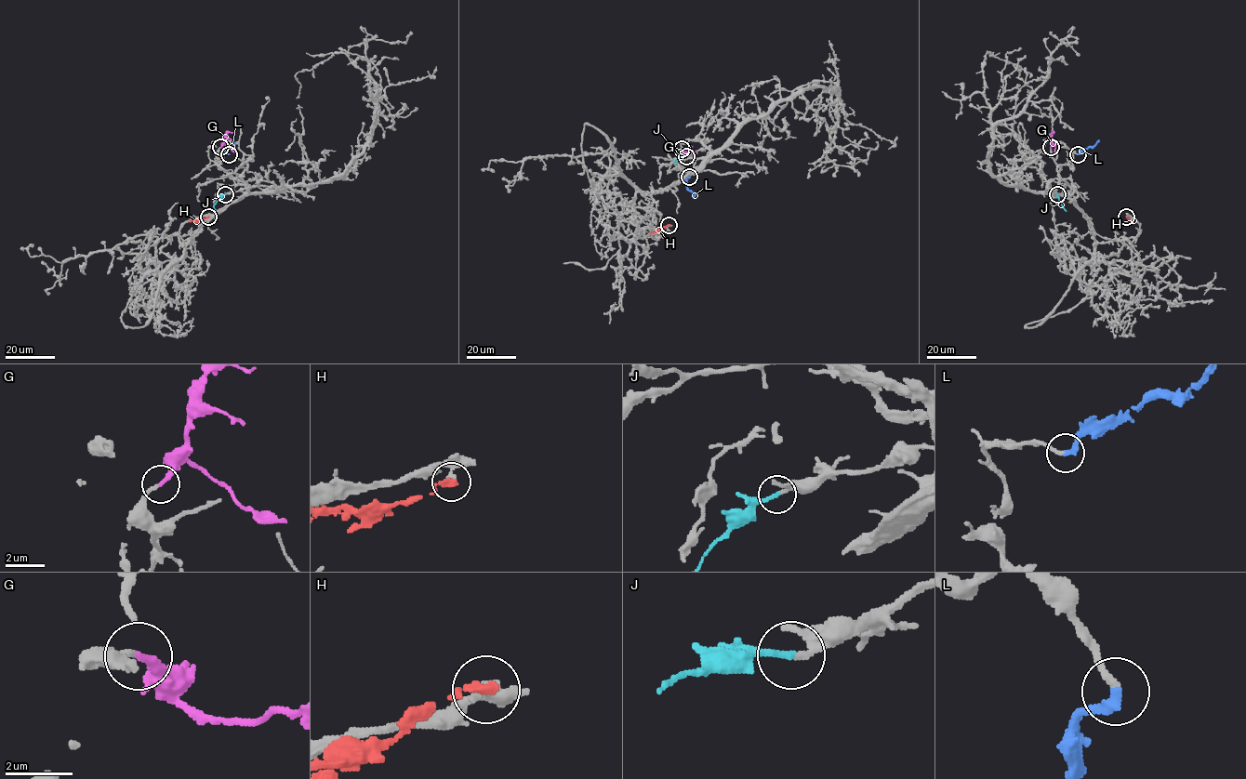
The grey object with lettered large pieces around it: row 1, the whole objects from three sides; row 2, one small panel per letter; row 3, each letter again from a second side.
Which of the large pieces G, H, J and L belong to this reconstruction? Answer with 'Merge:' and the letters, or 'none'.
Merge: G, J

